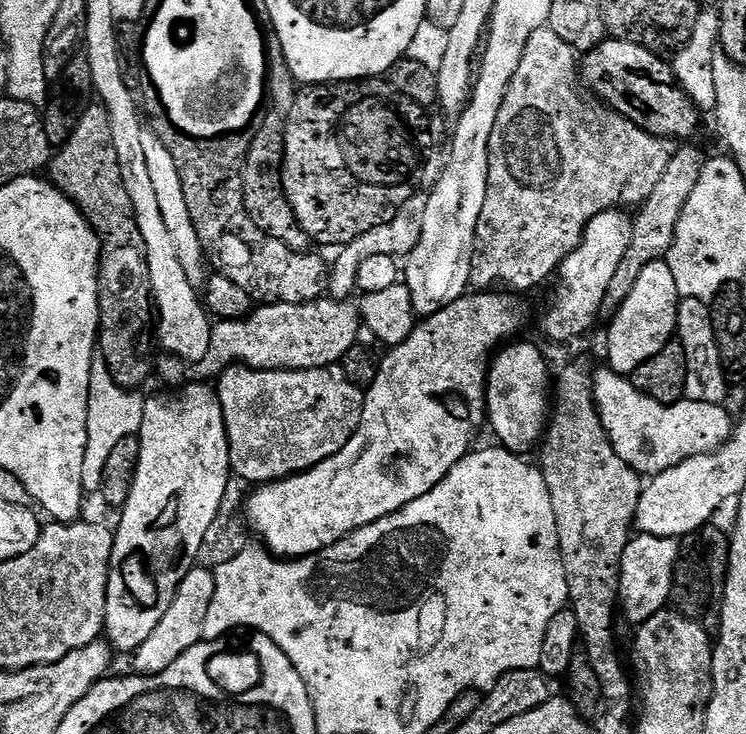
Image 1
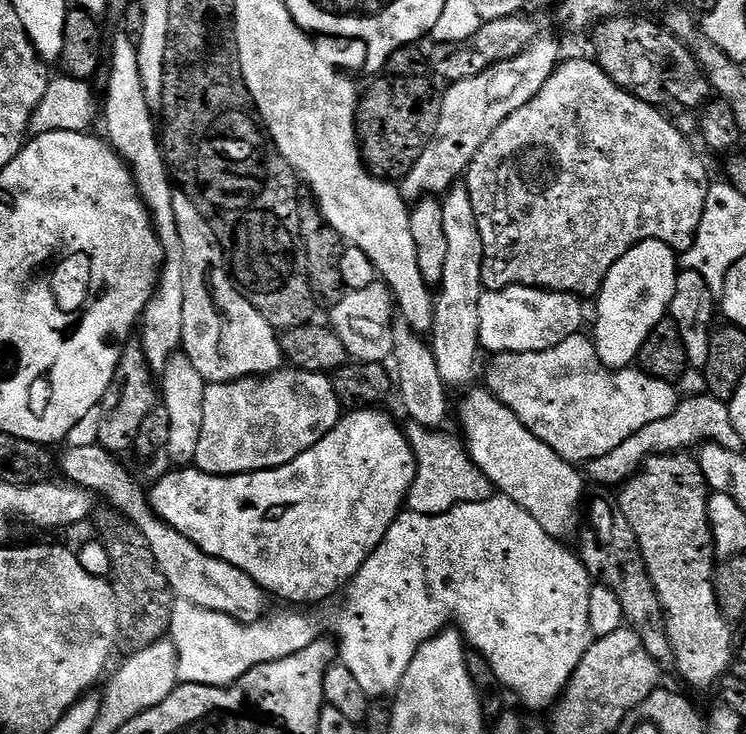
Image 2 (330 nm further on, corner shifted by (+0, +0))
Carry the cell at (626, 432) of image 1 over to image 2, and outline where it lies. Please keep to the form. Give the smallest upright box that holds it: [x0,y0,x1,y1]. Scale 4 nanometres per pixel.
[486,334,678,466]

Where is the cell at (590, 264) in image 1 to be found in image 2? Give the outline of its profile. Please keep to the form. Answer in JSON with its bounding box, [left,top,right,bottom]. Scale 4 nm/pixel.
[478,286,584,353]

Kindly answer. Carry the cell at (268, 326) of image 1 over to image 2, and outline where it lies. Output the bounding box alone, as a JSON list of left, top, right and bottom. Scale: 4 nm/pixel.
[330,282,394,364]

